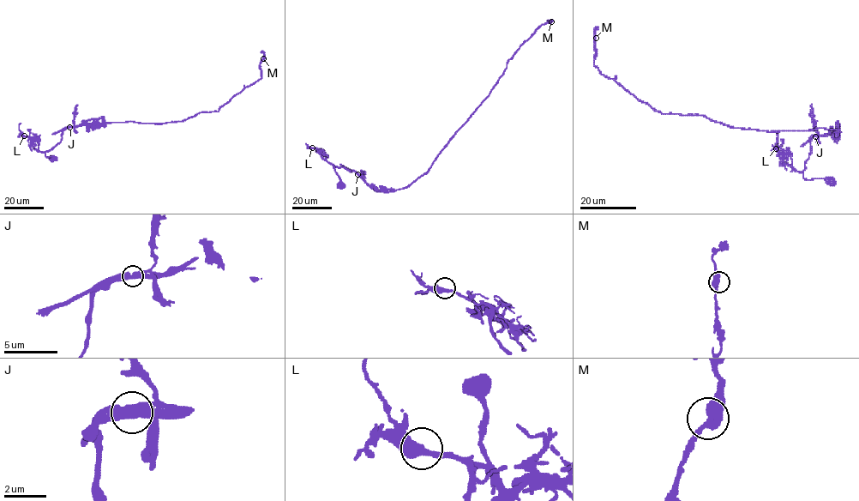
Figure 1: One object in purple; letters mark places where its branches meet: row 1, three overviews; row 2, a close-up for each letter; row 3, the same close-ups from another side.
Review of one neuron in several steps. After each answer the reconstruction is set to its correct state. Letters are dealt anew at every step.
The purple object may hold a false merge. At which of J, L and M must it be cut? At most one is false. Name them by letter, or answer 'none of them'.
J

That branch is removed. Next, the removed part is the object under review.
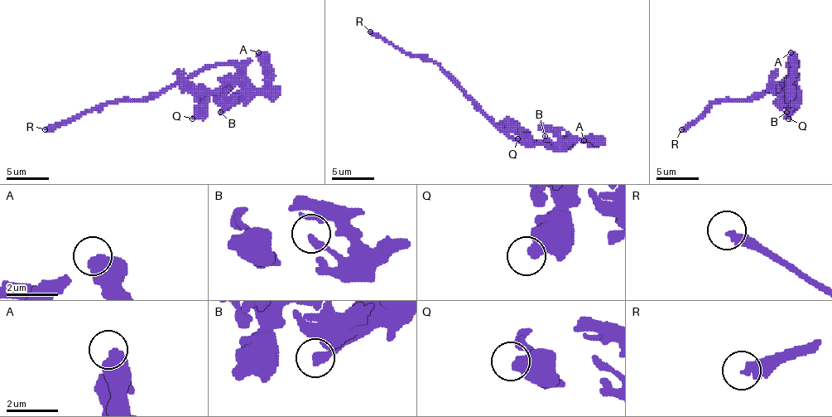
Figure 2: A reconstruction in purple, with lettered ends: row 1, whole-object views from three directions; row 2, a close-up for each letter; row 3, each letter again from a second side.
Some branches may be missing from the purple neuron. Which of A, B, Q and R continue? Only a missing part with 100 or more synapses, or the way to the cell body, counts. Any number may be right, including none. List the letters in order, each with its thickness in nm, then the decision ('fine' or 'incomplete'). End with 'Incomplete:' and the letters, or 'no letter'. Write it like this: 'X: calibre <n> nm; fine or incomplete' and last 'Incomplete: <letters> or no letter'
A: calibre 360 nm; fine
B: calibre 260 nm; fine
Q: calibre 480 nm; fine
R: calibre 360 nm; incomplete
Incomplete: R

